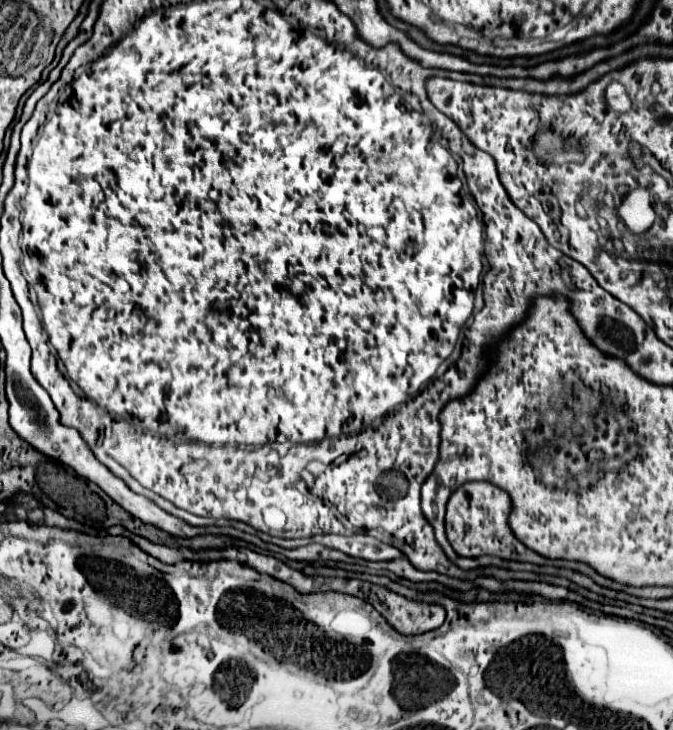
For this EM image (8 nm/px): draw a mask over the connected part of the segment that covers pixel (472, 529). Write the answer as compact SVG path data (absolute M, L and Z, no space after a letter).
M470 482L458 488L450 500L446 510L446 536L450 546L458 556L464 558L478 558L478 556L498 556L502 560L518 560L530 562L538 566L550 566L548 558L530 552L520 540L514 538L508 526L508 512L510 512L510 498L496 486L486 482Z

